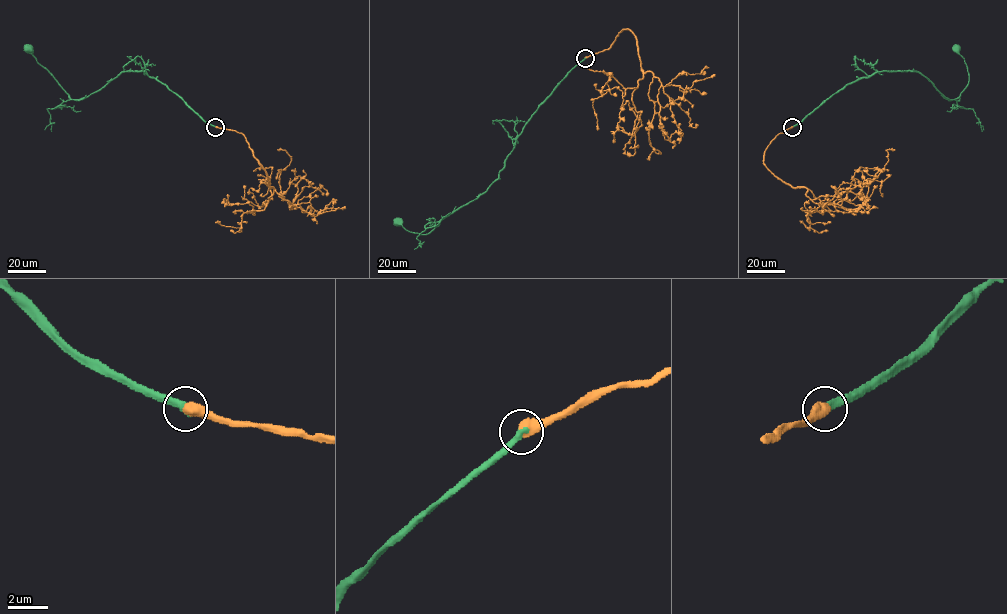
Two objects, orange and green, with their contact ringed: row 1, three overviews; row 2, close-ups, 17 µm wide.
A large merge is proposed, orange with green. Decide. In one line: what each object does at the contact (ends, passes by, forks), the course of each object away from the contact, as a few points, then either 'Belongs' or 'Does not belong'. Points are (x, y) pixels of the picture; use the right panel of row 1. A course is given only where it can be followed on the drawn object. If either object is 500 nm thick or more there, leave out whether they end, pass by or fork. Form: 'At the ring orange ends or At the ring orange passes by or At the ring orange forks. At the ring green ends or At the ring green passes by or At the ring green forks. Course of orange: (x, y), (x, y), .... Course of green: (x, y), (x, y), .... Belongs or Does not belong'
Course of orange: (792, 127), (771, 142), (764, 164), (805, 187), (810, 199), (857, 194), (893, 149). Course of green: (792, 127), (841, 89), (877, 72), (918, 71), (944, 97), (955, 99), (969, 78), (964, 59), (956, 49). Belongs

